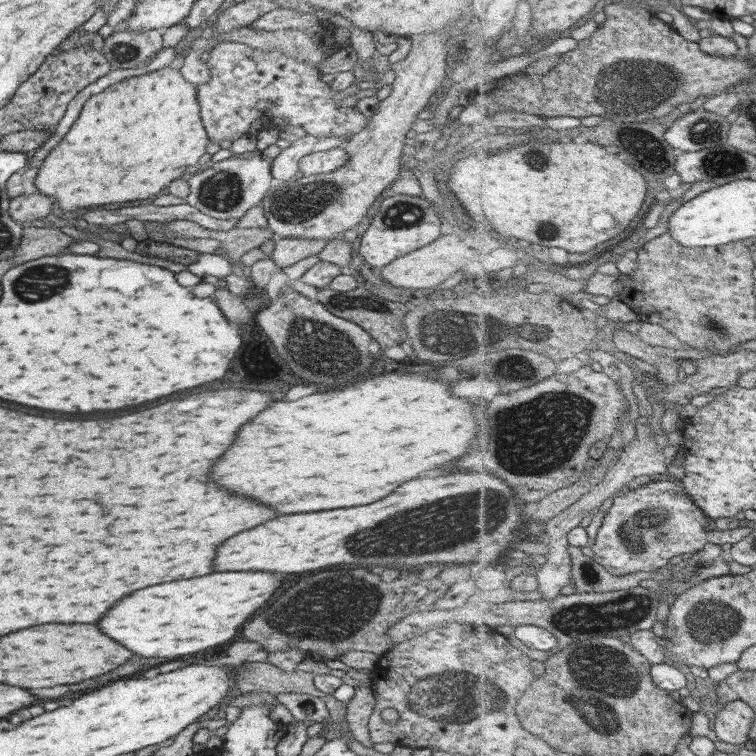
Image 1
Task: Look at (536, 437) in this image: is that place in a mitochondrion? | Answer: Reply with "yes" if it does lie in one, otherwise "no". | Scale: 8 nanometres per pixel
yes

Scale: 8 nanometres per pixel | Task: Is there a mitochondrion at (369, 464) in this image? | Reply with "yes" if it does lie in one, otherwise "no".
no

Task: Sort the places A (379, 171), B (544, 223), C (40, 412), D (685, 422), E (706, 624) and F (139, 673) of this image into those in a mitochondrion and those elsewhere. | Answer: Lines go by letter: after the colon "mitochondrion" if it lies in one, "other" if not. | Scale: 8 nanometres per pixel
A: other
B: mitochondrion
C: other
D: other
E: mitochondrion
F: other

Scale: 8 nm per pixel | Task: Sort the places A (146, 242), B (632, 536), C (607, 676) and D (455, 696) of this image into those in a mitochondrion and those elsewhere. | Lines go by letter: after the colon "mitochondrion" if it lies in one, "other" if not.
A: other
B: mitochondrion
C: mitochondrion
D: mitochondrion

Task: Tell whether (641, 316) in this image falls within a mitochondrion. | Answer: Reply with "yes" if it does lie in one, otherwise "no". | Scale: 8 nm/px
no

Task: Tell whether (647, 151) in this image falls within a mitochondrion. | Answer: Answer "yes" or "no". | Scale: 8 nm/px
yes

